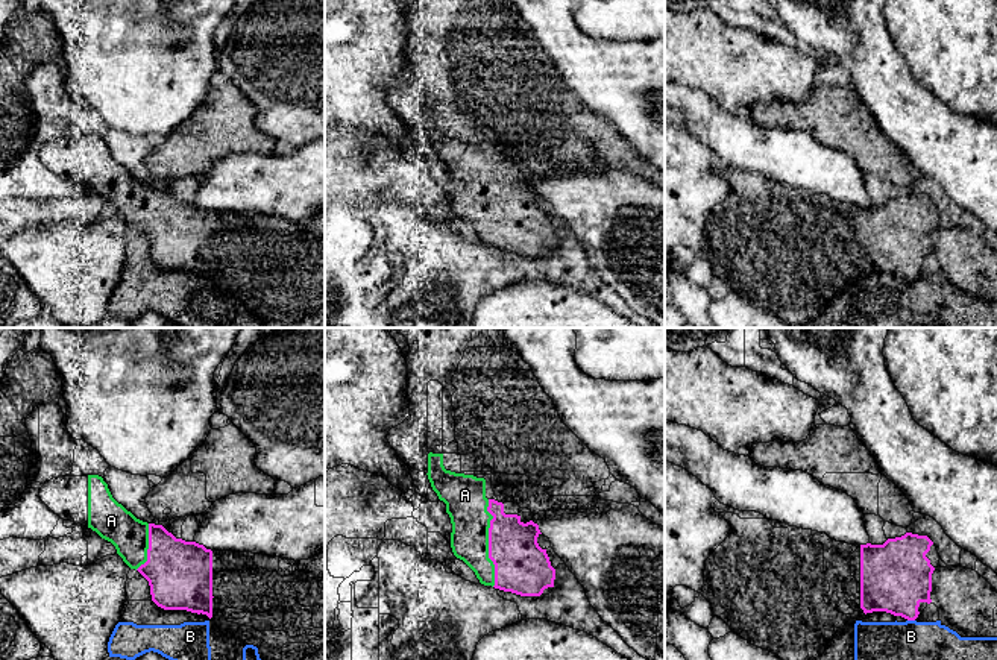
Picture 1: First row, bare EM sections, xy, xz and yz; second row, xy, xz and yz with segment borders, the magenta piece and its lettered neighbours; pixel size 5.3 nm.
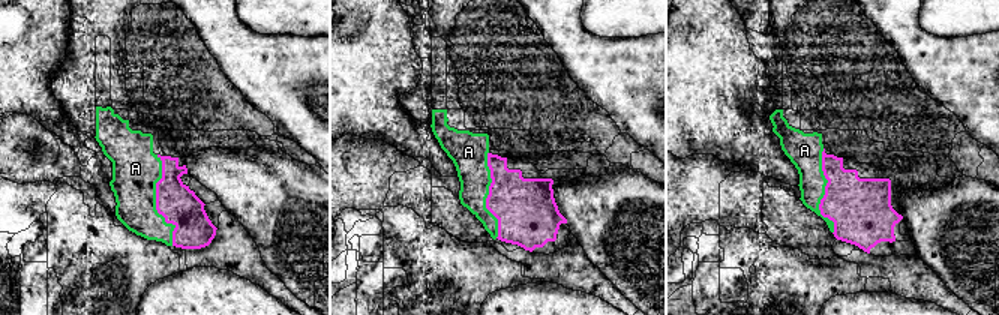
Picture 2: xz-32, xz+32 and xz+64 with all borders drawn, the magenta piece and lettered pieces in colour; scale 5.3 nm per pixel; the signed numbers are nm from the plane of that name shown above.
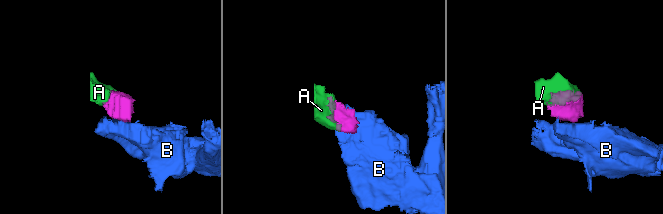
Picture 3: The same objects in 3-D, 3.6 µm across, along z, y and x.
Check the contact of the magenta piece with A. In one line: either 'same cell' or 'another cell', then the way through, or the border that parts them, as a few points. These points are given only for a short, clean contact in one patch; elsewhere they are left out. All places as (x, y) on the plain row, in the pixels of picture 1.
same cell

